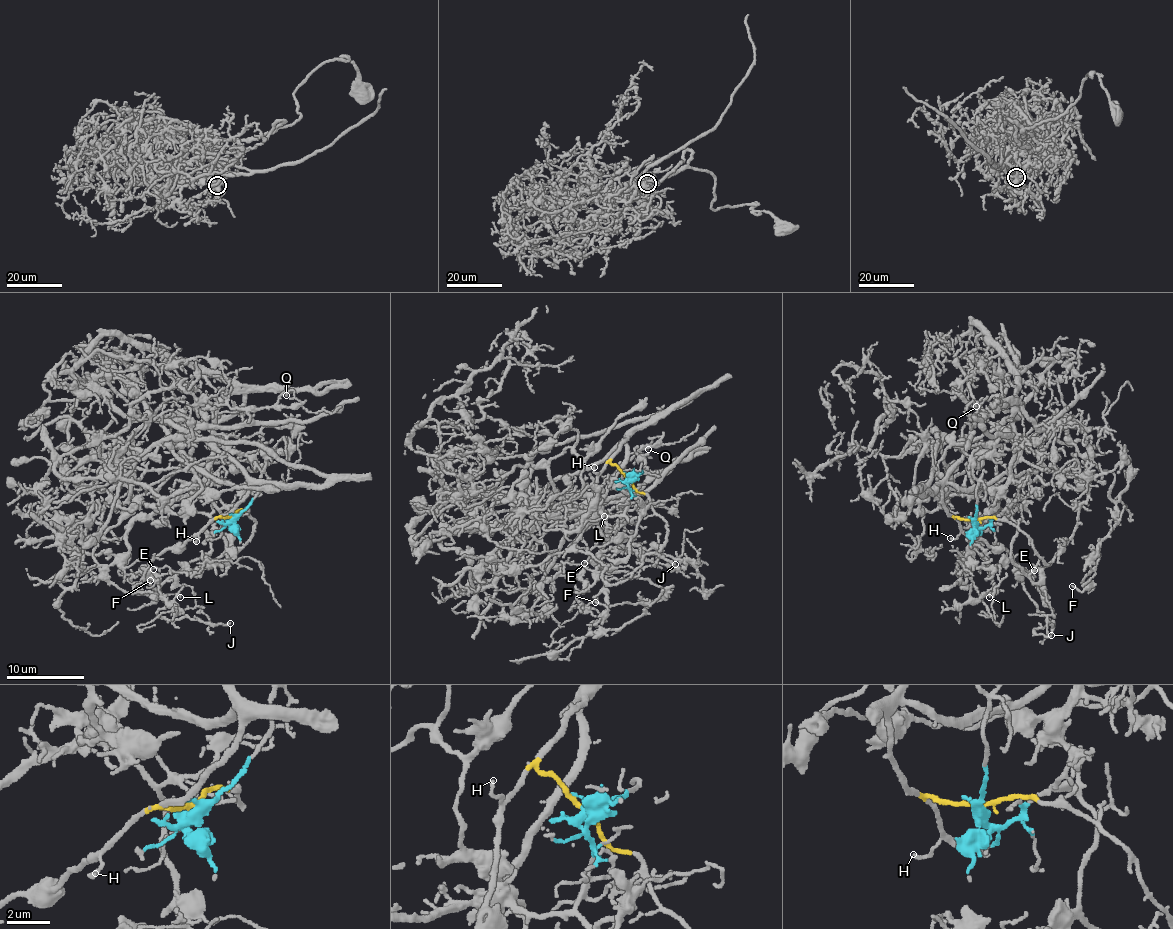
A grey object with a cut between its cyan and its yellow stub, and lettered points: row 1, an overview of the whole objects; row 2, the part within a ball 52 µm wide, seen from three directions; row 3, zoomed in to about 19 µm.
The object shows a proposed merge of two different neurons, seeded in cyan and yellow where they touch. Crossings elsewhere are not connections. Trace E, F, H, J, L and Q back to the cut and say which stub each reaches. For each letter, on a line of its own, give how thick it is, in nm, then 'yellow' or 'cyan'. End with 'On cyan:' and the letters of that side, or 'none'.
E: 80 nm thick; cyan
F: 140 nm thick; cyan
H: 130 nm thick; yellow
J: 160 nm thick; yellow
L: 130 nm thick; cyan
Q: 120 nm thick; cyan
On cyan: E, F, L, Q

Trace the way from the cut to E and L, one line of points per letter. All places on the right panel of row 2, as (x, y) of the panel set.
E: (974, 520), (980, 527), (1008, 515), (1016, 523), (1011, 558), (1023, 572), (1019, 576), (1022, 568), (1034, 571)
L: (974, 520), (983, 527), (1010, 510), (996, 494), (977, 527), (973, 543), (995, 590), (989, 597)

